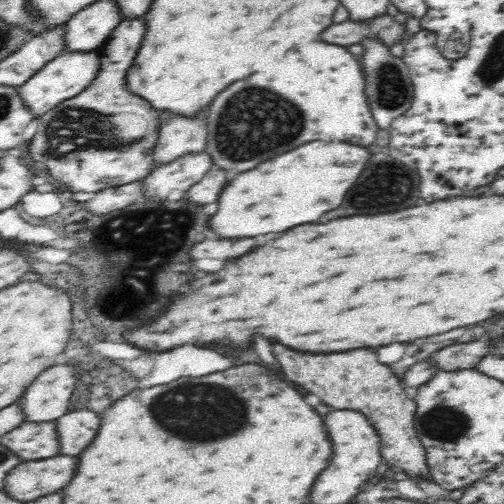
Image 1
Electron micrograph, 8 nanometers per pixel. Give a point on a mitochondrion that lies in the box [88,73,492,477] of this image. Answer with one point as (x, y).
(251, 124)

